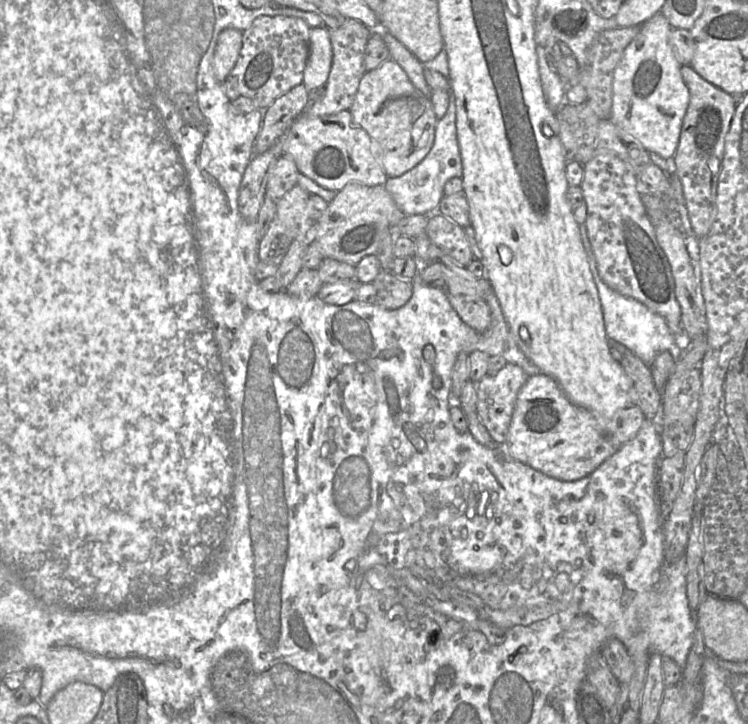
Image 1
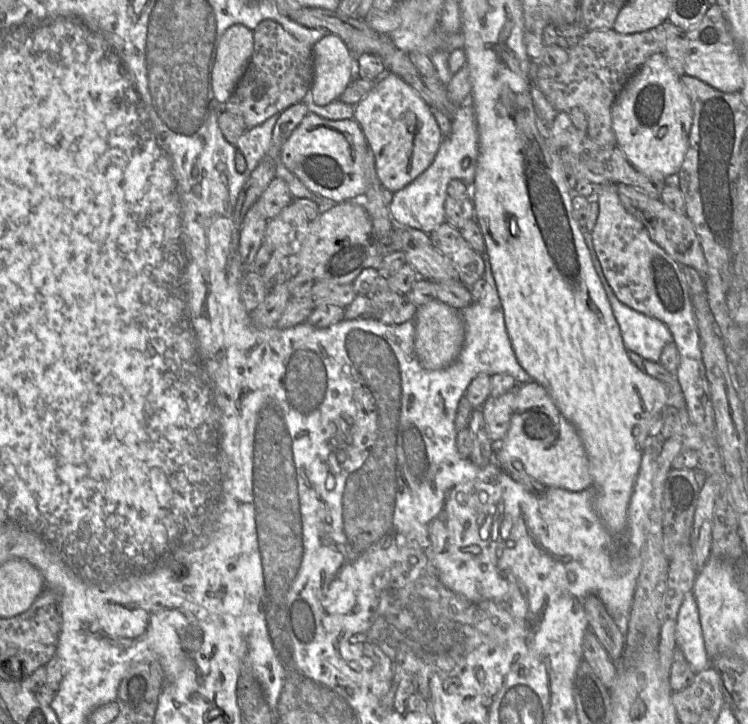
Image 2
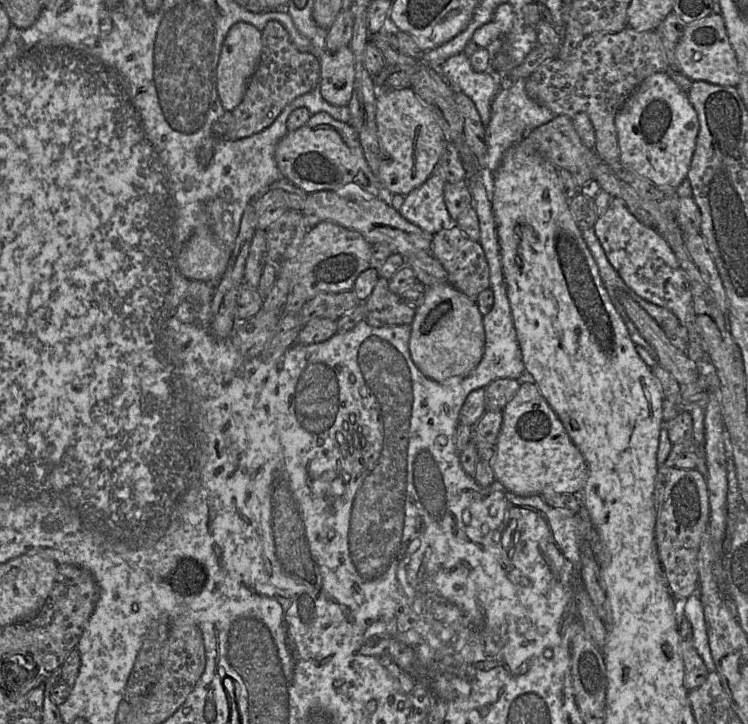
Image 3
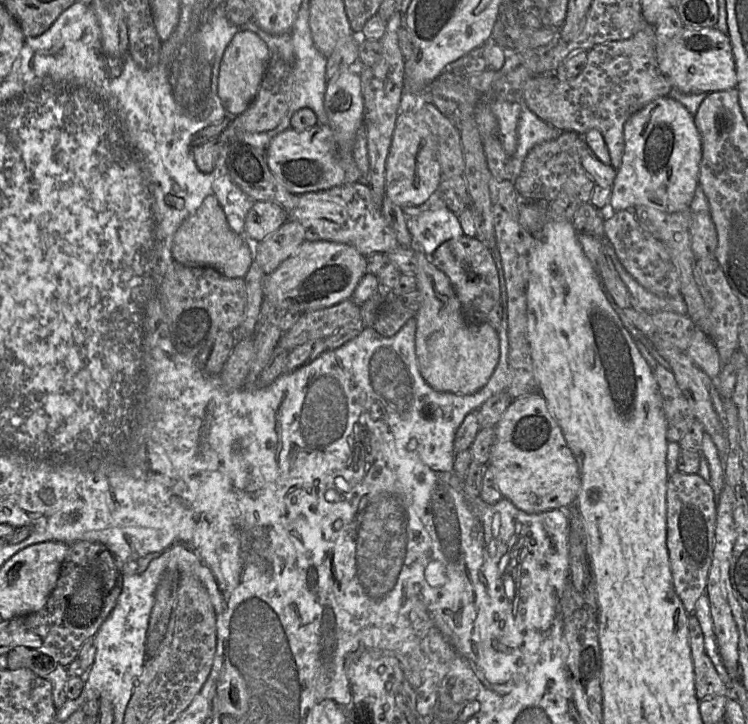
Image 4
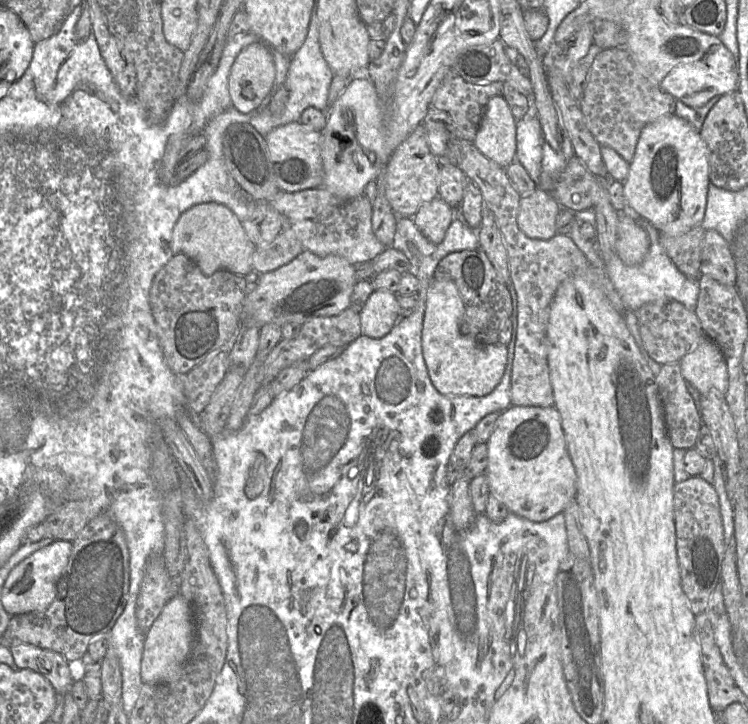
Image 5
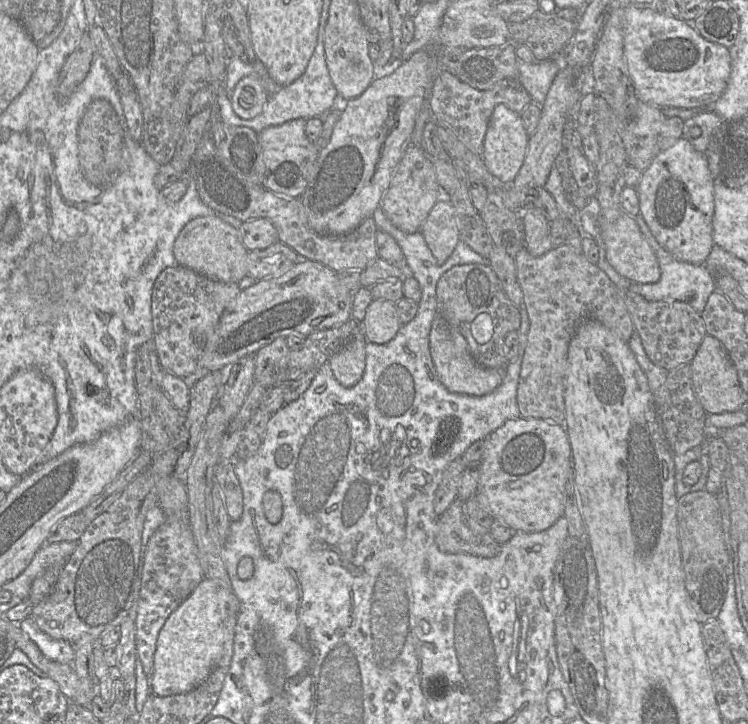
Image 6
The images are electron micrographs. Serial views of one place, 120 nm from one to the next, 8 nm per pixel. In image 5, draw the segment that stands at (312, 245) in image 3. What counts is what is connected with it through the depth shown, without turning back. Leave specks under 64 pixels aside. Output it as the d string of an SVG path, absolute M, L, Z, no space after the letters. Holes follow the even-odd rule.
M303 250L288 264L260 274L254 288L248 291L243 305L241 323L261 327L275 323L303 325L315 317L339 315L351 306L351 295L357 282L354 265L337 255L320 257Z

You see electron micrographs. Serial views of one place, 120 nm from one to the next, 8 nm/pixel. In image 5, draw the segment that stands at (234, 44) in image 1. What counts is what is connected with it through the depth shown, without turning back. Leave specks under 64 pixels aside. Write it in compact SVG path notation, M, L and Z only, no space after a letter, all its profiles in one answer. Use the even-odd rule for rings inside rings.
M259 40L236 57L229 74L232 105L244 114L255 111L272 92L275 66L271 50Z

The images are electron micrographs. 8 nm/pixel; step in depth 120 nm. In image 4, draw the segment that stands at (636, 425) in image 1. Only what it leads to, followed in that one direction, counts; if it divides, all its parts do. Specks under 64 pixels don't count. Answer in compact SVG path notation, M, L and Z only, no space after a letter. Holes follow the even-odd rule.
M539 392L513 399L495 427L488 467L503 498L529 514L576 508L581 489L577 460Z

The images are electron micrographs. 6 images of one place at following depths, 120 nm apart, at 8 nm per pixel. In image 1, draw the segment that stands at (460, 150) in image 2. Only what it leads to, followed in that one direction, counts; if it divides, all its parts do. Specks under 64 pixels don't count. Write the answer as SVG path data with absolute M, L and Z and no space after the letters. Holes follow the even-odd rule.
M451 94L446 113L436 124L434 143L429 153L420 163L401 176L388 177L384 186L405 216L431 215L437 212L444 197L445 183L453 177L461 178L462 175L462 161L456 133L456 105Z

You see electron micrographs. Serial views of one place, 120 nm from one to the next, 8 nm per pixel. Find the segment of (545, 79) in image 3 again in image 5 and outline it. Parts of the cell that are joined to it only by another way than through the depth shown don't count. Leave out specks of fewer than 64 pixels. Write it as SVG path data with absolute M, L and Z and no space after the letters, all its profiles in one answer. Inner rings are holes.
M626 46L602 49L594 58L590 80L579 101L586 124L601 146L615 150L629 164L633 161L645 126L675 114L676 99L648 77Z

